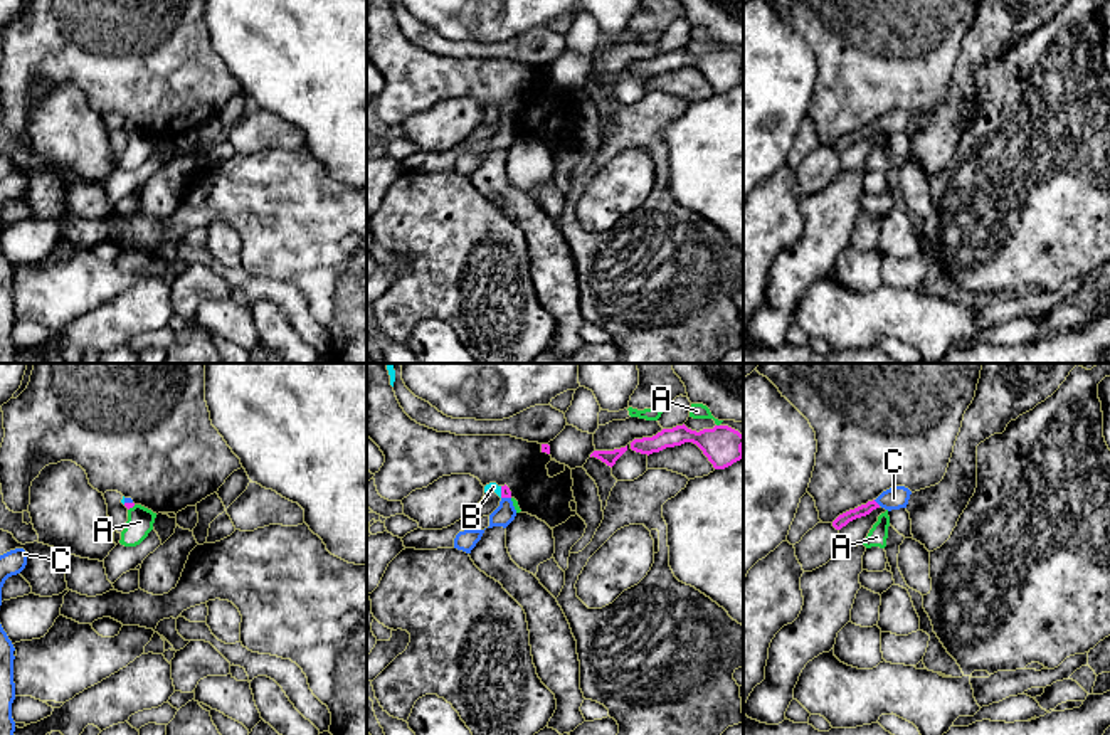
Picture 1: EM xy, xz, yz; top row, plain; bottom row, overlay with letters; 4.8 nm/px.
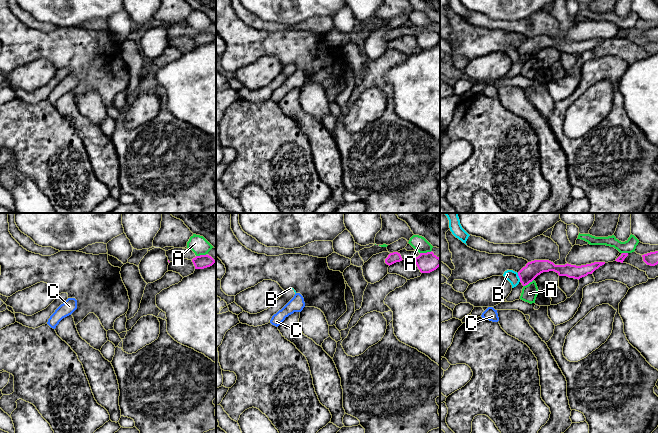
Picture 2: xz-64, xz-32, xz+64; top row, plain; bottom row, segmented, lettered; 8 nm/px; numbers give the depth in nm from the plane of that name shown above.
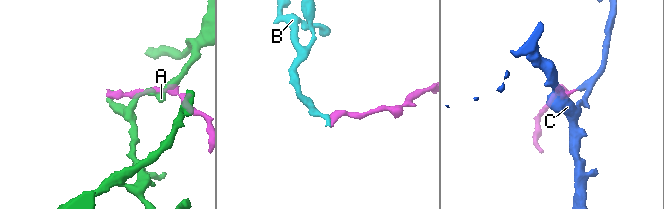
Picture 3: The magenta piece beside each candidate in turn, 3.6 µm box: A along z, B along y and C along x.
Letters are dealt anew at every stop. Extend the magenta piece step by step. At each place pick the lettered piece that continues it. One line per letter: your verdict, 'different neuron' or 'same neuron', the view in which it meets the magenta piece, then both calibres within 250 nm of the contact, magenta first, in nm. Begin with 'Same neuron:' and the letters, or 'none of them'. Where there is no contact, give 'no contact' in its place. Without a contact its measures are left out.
Same neuron: C
A: different neuron; contact in xy; calibres 30 and 130 nm
B: different neuron; contact in xz; calibres 50 and 40 nm
C: same neuron; contact in yz; calibres 60 and 110 nm

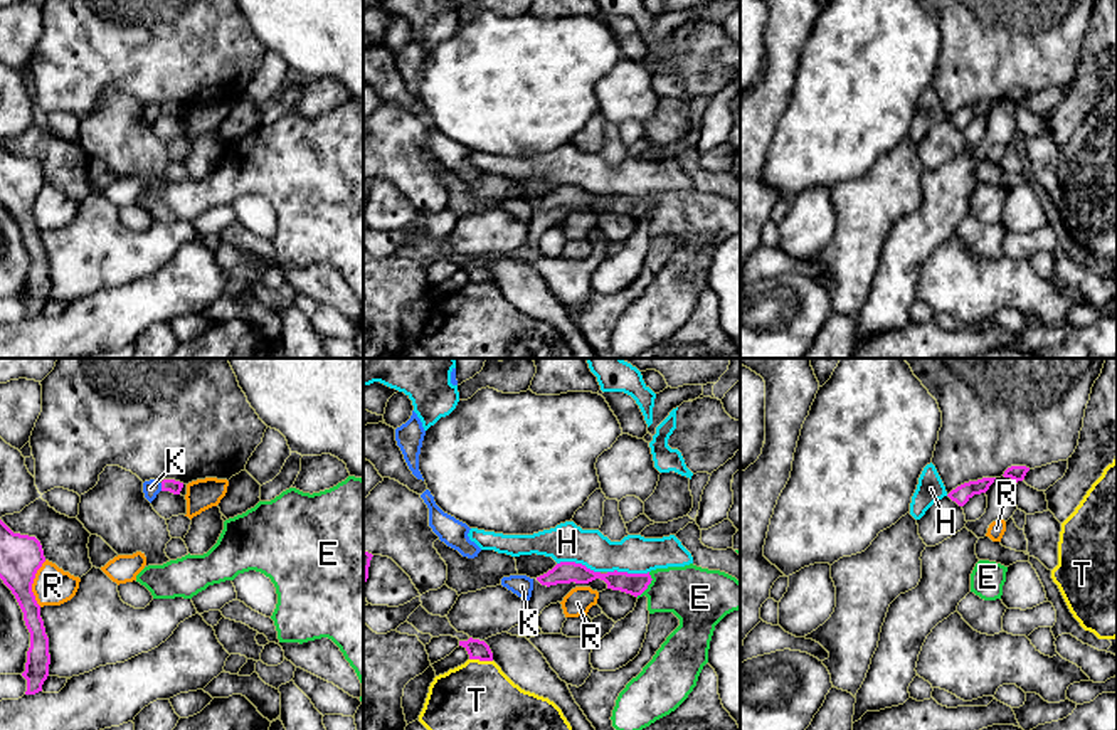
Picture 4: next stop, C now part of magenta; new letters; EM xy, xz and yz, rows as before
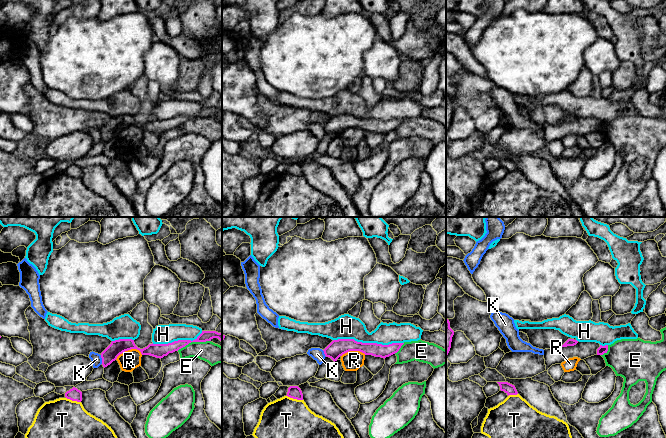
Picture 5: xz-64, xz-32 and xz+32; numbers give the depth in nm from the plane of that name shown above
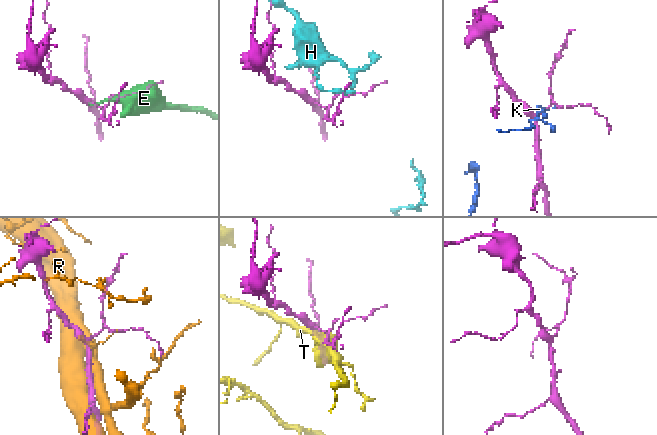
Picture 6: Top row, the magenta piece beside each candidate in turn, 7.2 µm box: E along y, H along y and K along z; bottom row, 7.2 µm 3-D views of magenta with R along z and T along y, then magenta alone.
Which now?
Same neuron: none of them
E: different neuron; contact in xz; calibres 110 and 280 nm
H: different neuron; contact in xz; calibres 110 and 190 nm
K: different neuron; contact in xy; calibres 70 and 80 nm
R: different neuron; contact in xy; calibres 200 and 180 nm
T: different neuron; contact in xz; calibres 100 and 460 nm

